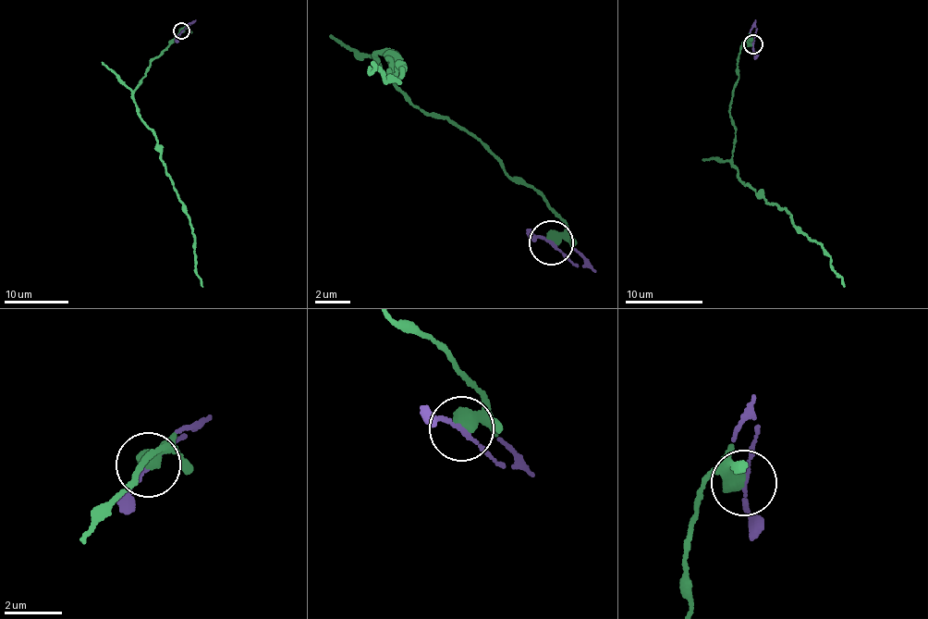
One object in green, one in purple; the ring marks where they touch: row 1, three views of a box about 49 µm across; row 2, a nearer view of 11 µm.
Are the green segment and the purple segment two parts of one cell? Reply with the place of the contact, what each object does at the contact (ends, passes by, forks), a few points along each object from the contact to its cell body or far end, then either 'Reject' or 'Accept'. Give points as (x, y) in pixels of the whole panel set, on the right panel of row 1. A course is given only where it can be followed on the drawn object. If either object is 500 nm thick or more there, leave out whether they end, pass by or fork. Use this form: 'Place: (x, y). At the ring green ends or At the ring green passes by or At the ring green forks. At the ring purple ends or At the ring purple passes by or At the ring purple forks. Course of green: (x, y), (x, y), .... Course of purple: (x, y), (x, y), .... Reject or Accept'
Place: (752, 43). At the ring green passes by. At the ring purple passes by. Course of green: (752, 43), (743, 43), (737, 66), (731, 166), (738, 180), (790, 214), (796, 229), (822, 246), (843, 287). Course of purple: (752, 43), (756, 30), (753, 27), (750, 33). Accept

